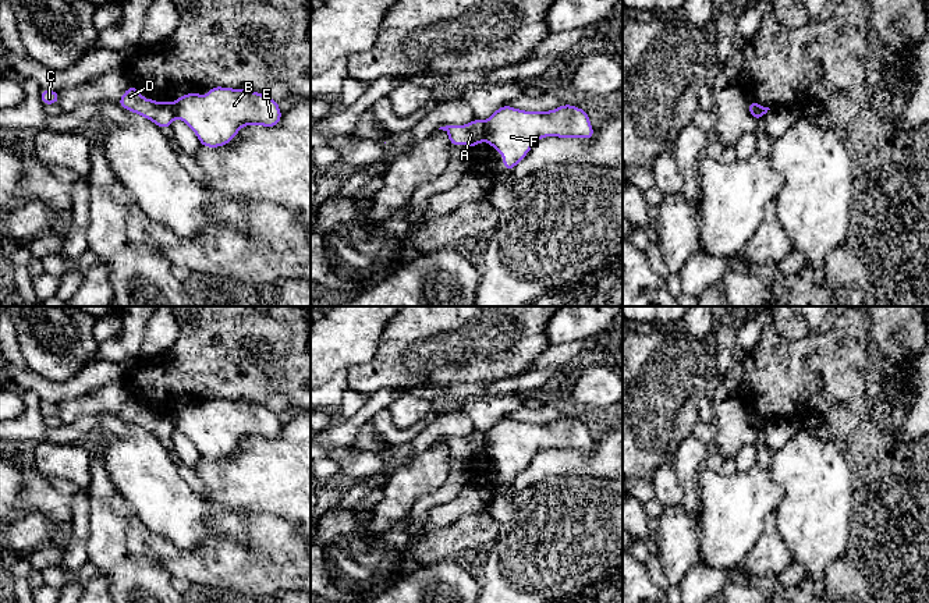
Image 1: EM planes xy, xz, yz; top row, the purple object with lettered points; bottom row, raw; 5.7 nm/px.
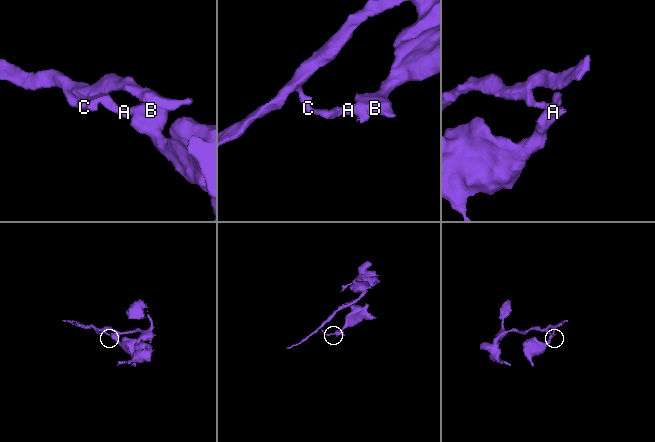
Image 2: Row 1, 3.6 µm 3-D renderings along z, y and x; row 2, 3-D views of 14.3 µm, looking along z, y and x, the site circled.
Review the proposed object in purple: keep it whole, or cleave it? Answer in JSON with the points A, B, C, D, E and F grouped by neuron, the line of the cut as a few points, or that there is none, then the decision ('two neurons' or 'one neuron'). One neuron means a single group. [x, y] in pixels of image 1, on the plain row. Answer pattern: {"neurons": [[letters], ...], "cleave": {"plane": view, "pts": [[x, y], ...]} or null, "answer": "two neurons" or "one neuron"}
{"neurons": [["A", "C", "D"], ["B", "E", "F"]], "cleave": {"plane": "xz", "pts": [[483, 433], [486, 450]]}, "answer": "two neurons"}

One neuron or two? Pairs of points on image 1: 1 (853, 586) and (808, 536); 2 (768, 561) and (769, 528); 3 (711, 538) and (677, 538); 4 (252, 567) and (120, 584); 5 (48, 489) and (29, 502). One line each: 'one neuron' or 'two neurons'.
1: two neurons
2: one neuron
3: two neurons
4: two neurons
5: one neuron

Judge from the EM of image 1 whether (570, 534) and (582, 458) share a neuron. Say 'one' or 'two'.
two

